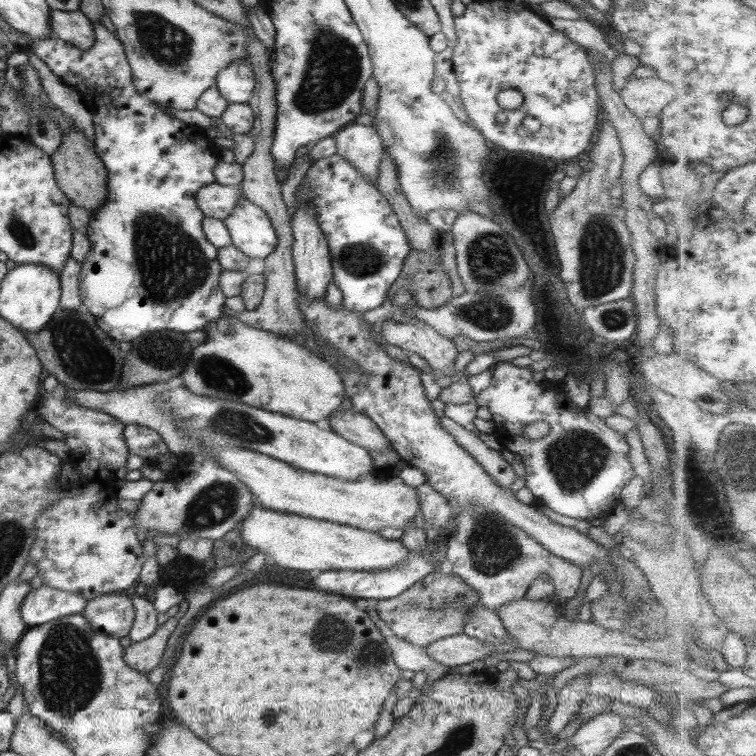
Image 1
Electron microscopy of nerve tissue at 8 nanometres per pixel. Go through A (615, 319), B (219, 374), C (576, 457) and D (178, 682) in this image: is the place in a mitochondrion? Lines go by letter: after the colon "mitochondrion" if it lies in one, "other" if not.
A: mitochondrion
B: mitochondrion
C: mitochondrion
D: other

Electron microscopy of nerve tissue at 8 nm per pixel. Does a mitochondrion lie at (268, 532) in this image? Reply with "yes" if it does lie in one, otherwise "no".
no

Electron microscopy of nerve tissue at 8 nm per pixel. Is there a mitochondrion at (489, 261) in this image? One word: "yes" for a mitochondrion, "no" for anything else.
yes

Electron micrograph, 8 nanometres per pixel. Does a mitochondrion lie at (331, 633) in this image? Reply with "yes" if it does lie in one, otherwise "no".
yes

